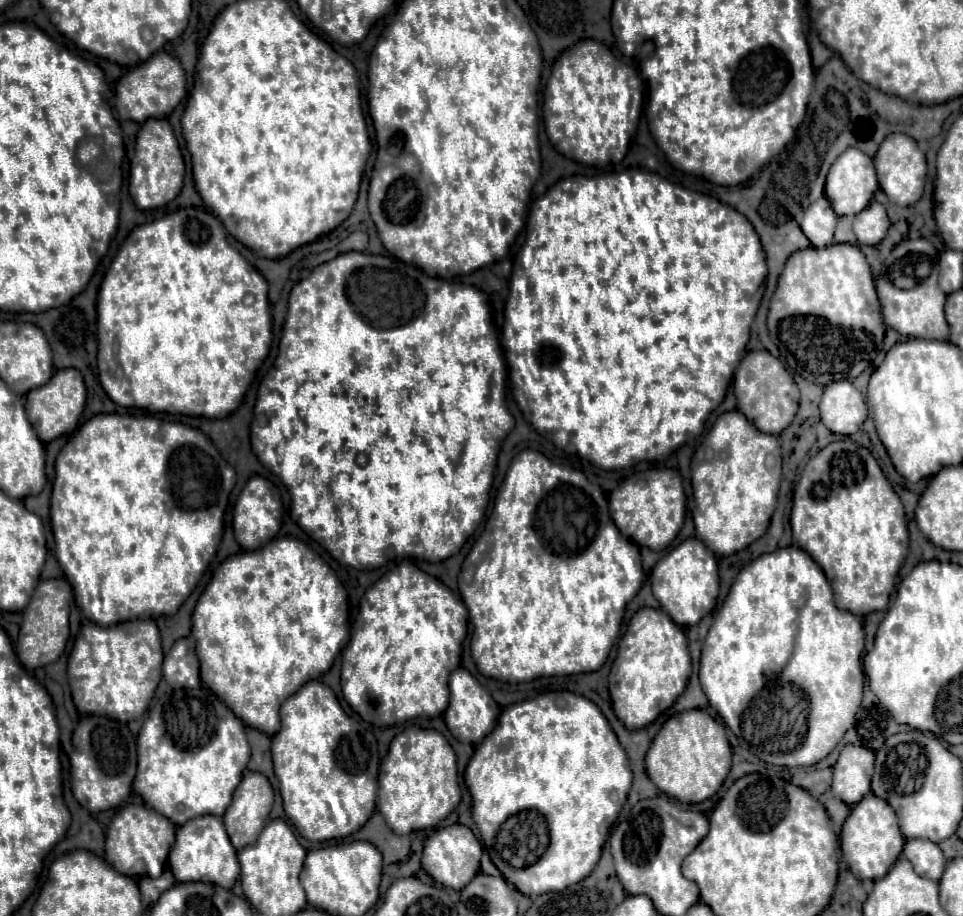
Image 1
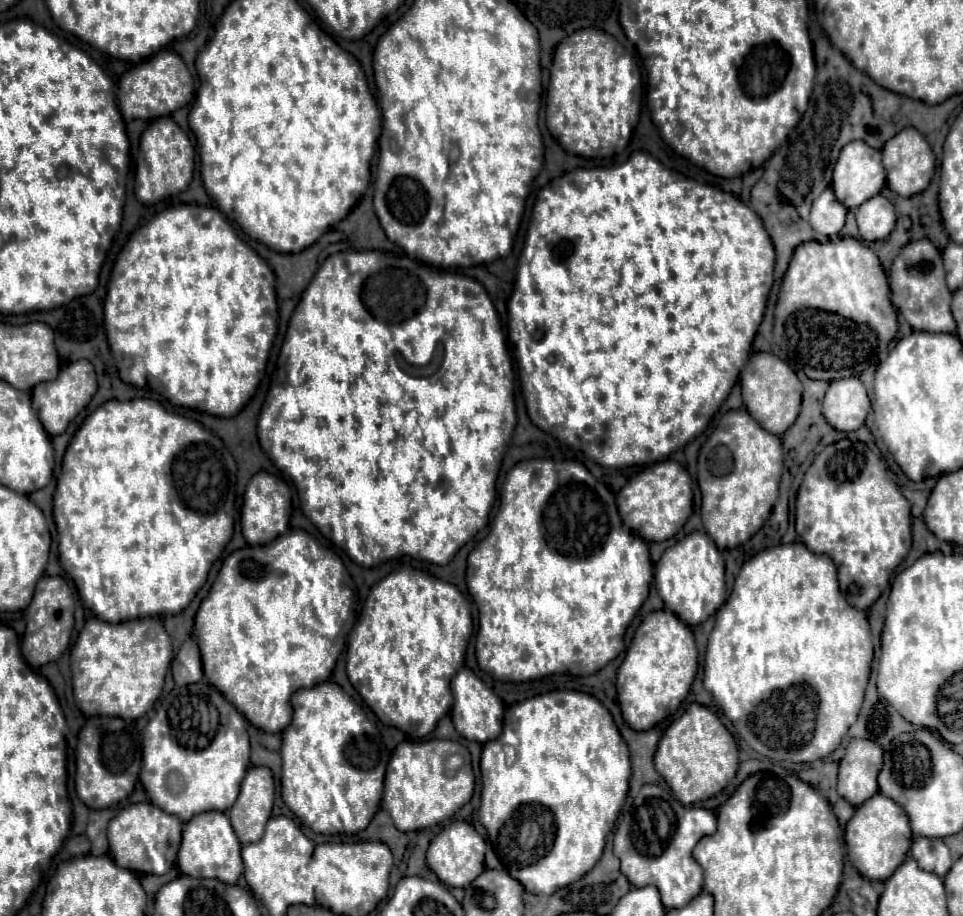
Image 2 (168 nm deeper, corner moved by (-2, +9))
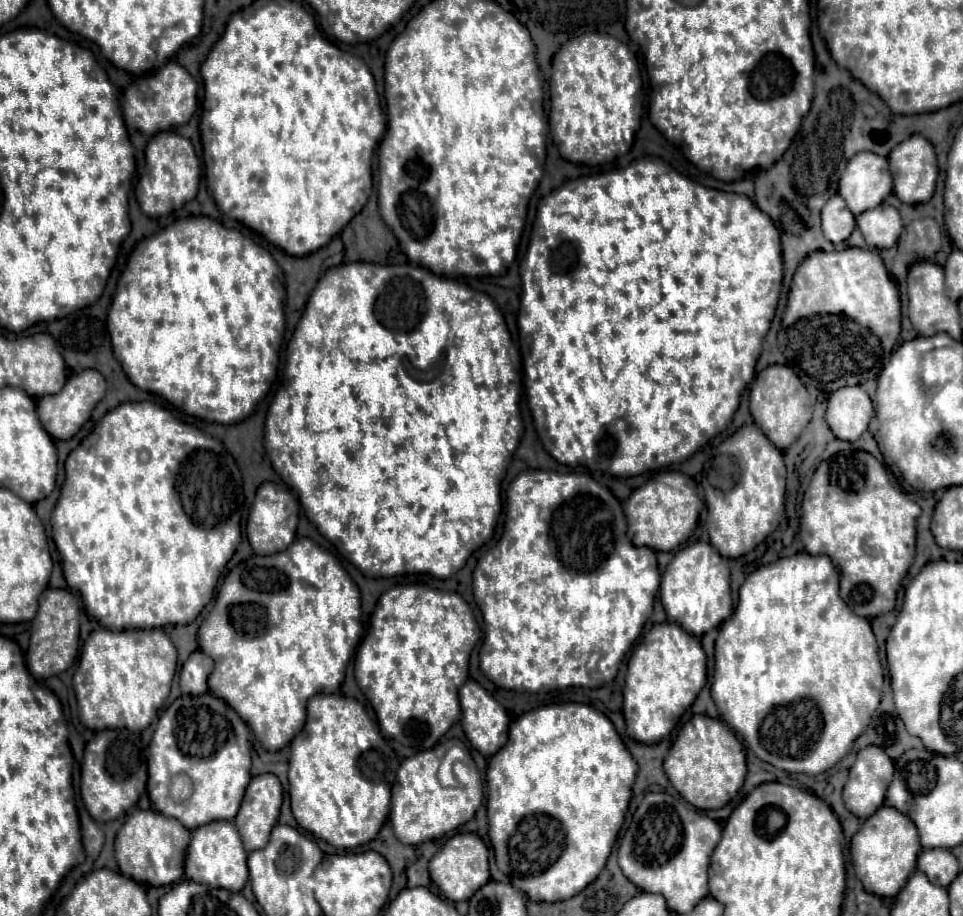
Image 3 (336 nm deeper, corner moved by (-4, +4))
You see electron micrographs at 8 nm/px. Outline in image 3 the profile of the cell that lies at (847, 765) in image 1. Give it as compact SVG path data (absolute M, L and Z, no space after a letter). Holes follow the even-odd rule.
M868 746L860 750L844 786L846 808L862 820L872 816L884 804L892 776L894 762L882 748Z

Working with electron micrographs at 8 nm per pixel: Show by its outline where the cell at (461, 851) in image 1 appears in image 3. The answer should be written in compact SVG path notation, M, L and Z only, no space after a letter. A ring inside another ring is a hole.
M454 834L430 860L430 878L448 900L470 900L472 894L490 880L486 844L476 834Z

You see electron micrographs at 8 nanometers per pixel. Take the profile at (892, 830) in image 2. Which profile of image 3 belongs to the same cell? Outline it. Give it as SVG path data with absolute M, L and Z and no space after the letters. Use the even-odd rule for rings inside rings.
M882 806L876 814L872 814L850 842L850 856L858 880L866 892L880 898L894 898L904 888L908 876L916 870L918 852L920 840L914 822L892 806Z

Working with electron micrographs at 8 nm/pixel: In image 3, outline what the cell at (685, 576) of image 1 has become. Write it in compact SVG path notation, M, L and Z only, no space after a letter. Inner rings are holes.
M696 542L682 548L662 574L660 600L667 620L678 623L684 630L688 630L688 634L704 636L706 632L718 628L732 614L728 560L708 542Z

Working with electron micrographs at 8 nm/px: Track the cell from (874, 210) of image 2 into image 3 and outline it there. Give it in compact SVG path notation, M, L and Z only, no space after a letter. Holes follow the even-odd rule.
M880 204L864 214L856 216L858 228L868 246L874 248L892 248L902 234L902 220L894 206Z

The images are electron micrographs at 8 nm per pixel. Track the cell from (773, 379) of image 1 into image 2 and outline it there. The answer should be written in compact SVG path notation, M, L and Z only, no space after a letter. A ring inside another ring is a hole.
M752 353L746 367L740 373L742 399L750 415L770 433L782 435L798 417L802 401L802 383L796 373L772 353Z

